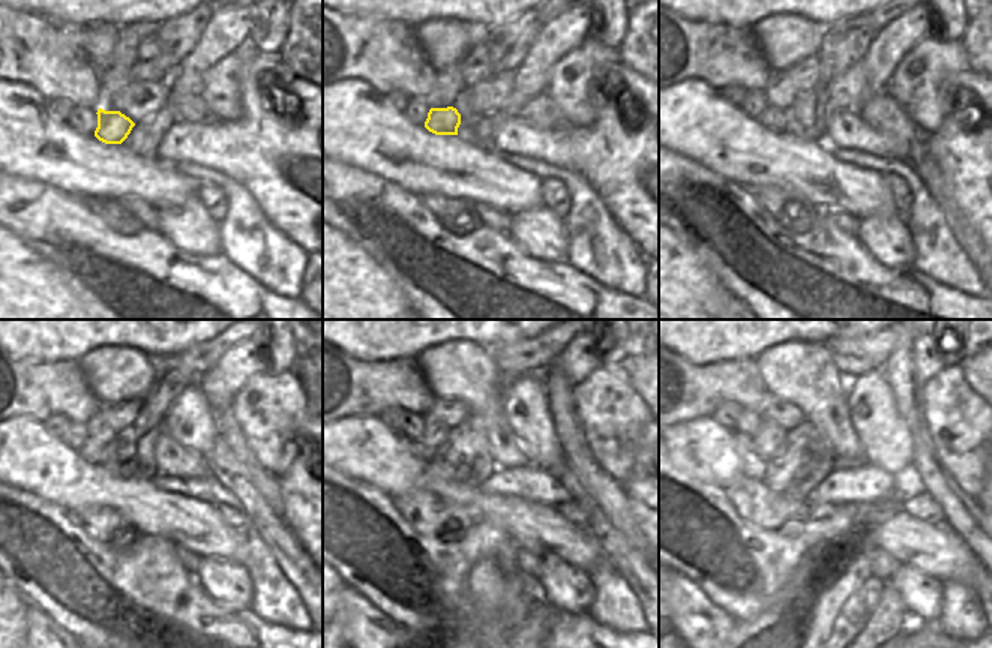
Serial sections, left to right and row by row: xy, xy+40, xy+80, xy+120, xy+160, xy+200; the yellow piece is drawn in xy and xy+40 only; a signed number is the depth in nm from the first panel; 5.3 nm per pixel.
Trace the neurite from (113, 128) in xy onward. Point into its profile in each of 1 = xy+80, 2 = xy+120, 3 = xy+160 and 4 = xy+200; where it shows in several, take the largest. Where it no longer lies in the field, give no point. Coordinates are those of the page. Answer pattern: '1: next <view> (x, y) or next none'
1: next xy+80 (773, 119)
2: next xy+120 (90, 452)
3: next xy+160 (416, 447)
4: next xy+200 (754, 467)

